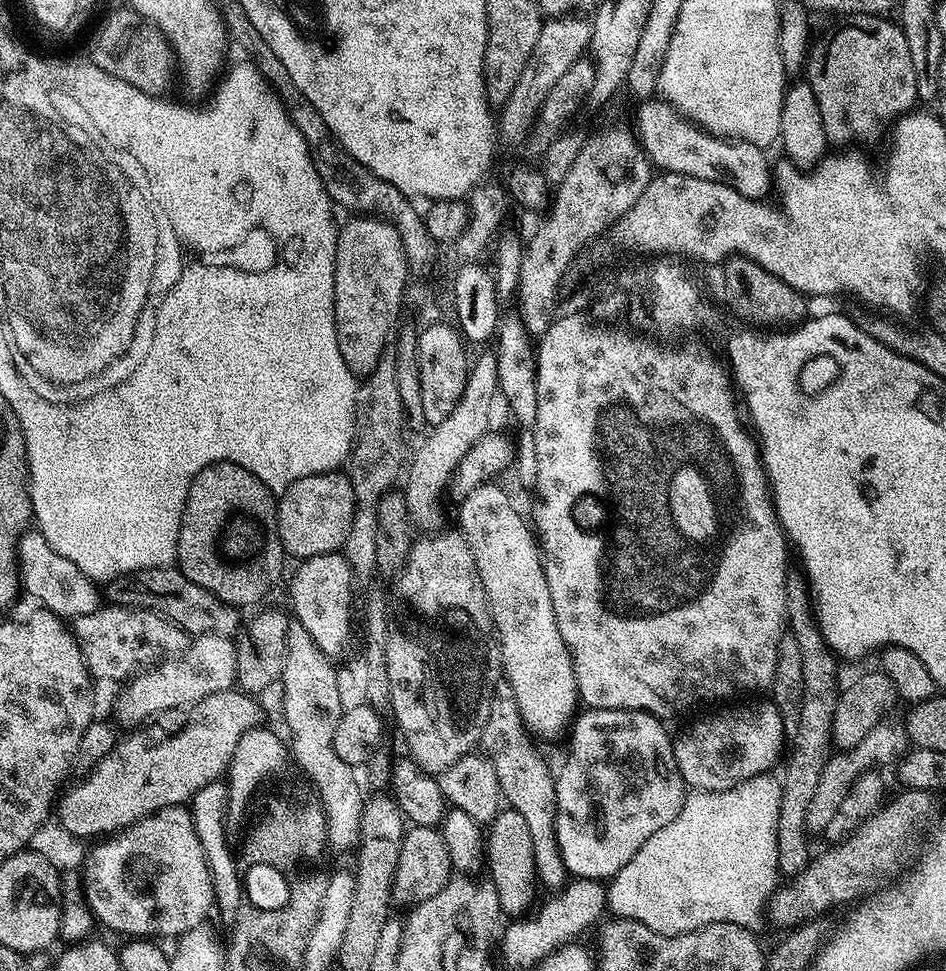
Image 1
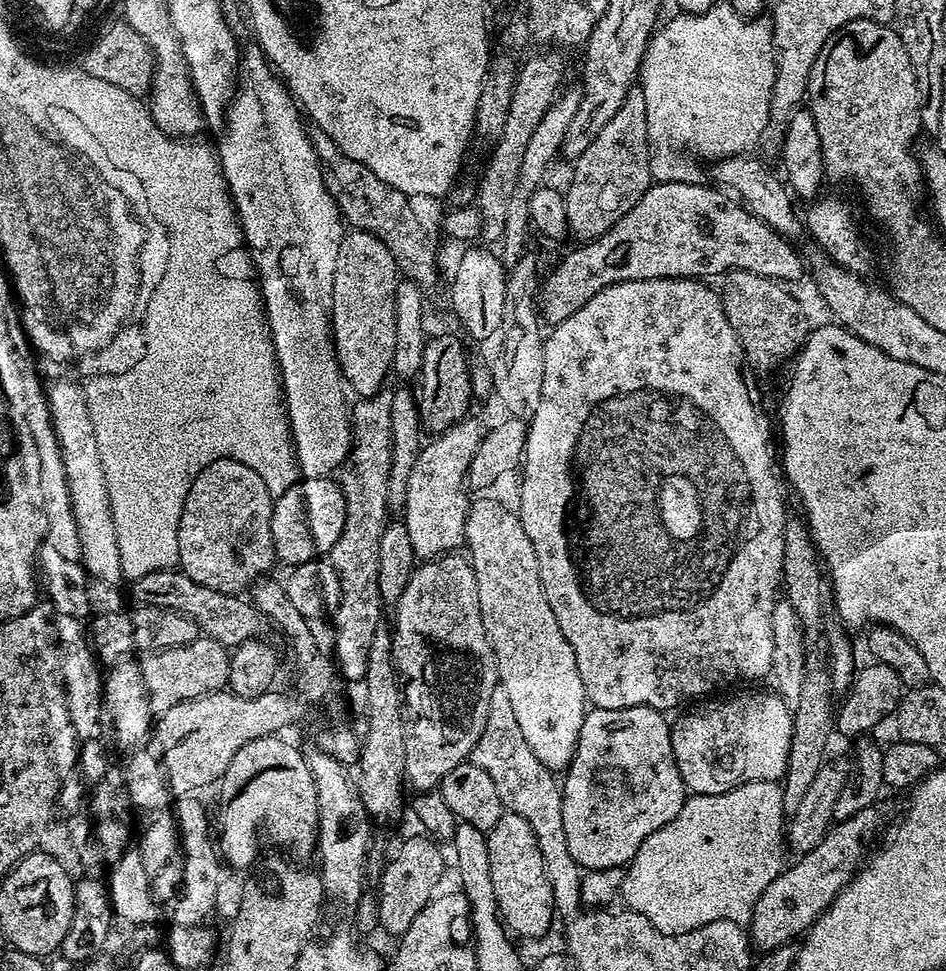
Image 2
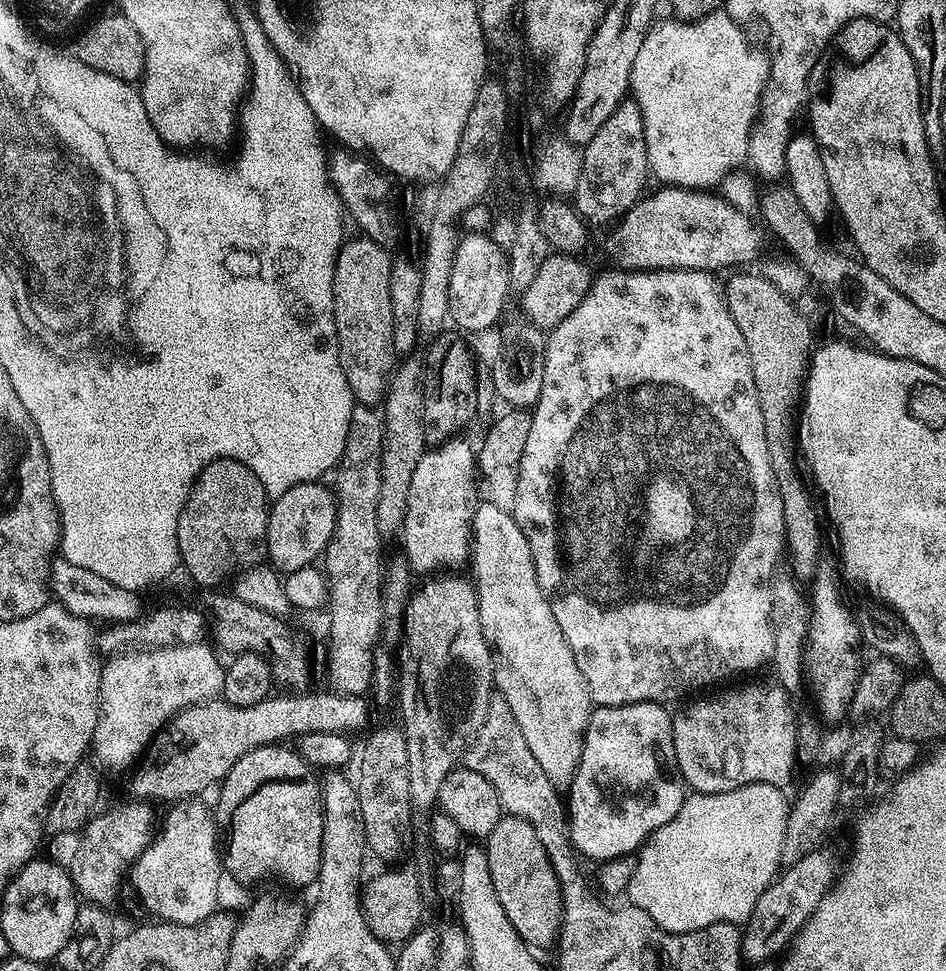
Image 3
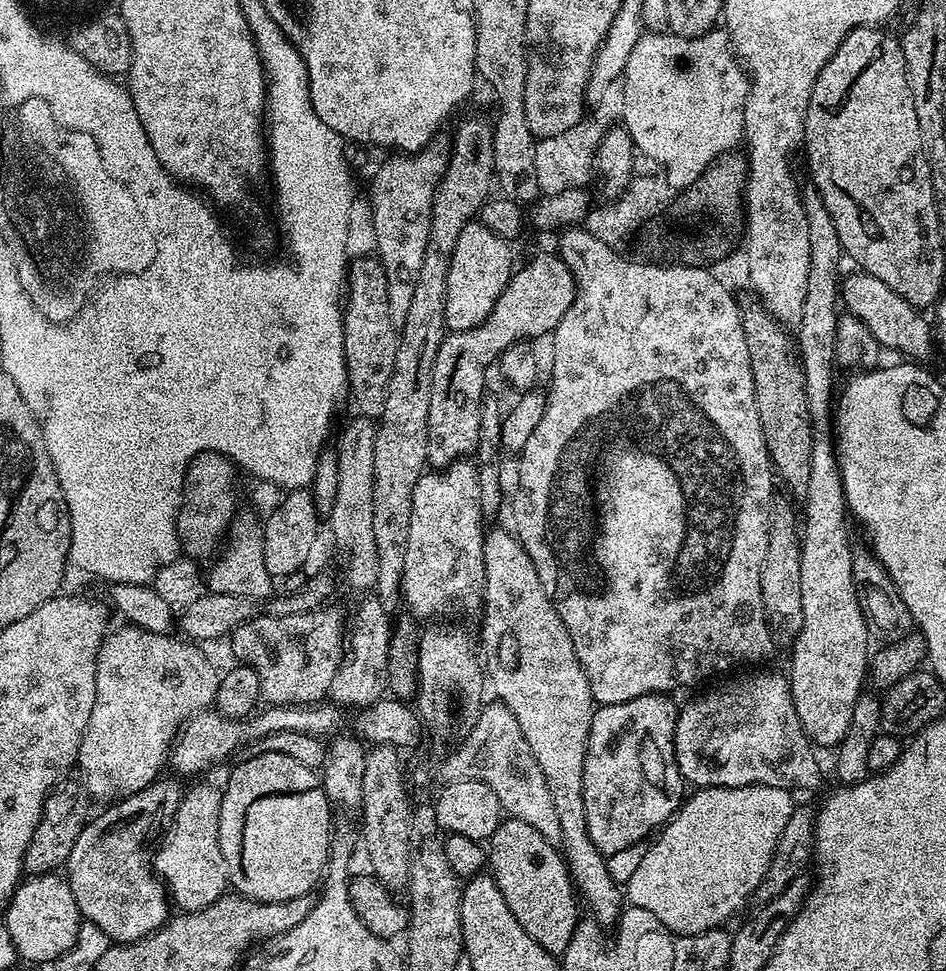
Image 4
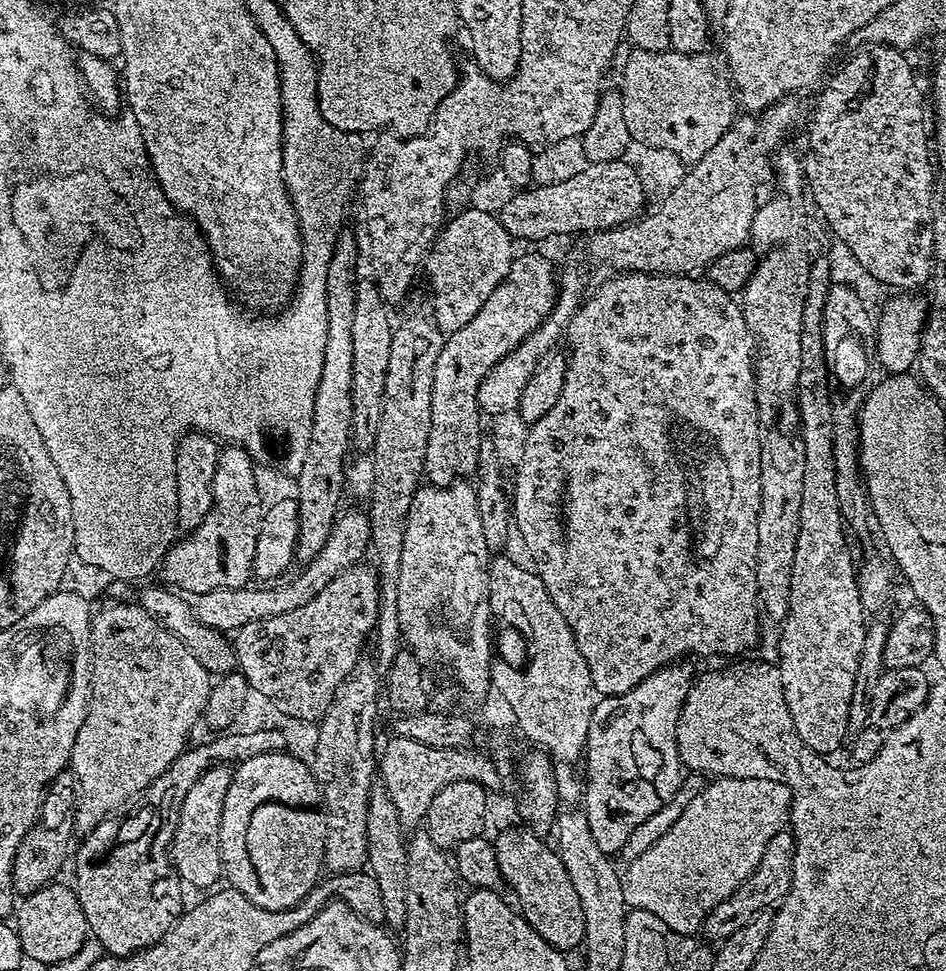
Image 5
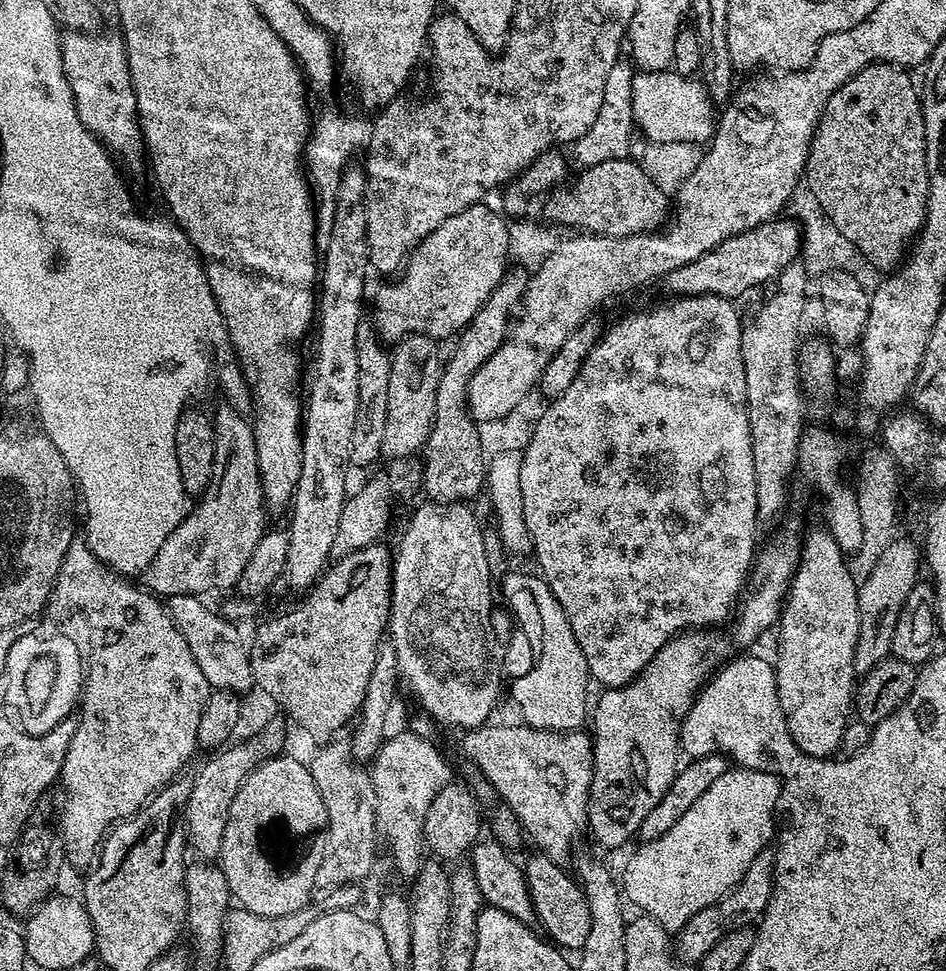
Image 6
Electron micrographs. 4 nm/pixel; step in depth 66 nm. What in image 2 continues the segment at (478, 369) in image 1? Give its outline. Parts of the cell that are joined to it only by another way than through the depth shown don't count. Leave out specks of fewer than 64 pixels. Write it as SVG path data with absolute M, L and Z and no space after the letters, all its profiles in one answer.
M465 418L457 422L452 428L439 433L435 438L421 447L416 455L414 470L410 470L410 482L406 486L406 502L402 509L402 521L409 532L410 545L413 554L421 561L434 560L437 556L451 553L465 543L464 531L466 530L466 518L470 507L470 492L466 487L468 482L468 467L472 456L478 450L482 427L473 418Z

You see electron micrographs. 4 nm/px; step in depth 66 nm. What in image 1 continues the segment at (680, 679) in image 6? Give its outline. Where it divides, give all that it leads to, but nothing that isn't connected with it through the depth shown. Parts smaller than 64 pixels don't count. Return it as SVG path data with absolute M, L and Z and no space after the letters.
M588 708L575 717L570 728L572 741L568 744L568 757L560 768L560 776L558 772L555 777L556 841L569 877L601 882L611 881L612 877L618 874L618 870L622 870L622 866L626 866L626 862L630 862L630 858L634 858L634 854L642 850L642 845L646 842L646 838L650 838L650 834L655 834L657 830L662 830L662 826L667 826L669 822L674 822L674 818L678 818L678 810L682 810L684 805L686 785L678 770L678 762L674 762L673 737L668 736L667 730L660 724L663 723L657 717L651 716L649 712L627 712L621 708Z

